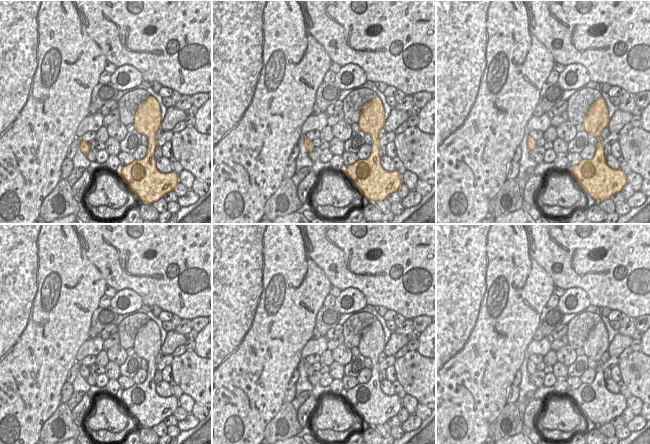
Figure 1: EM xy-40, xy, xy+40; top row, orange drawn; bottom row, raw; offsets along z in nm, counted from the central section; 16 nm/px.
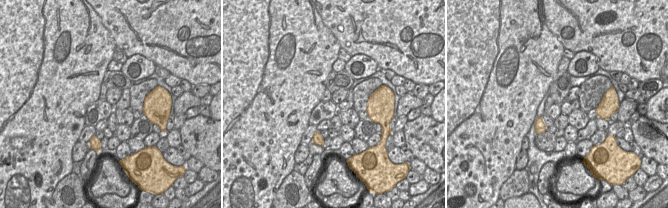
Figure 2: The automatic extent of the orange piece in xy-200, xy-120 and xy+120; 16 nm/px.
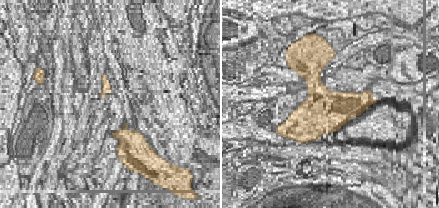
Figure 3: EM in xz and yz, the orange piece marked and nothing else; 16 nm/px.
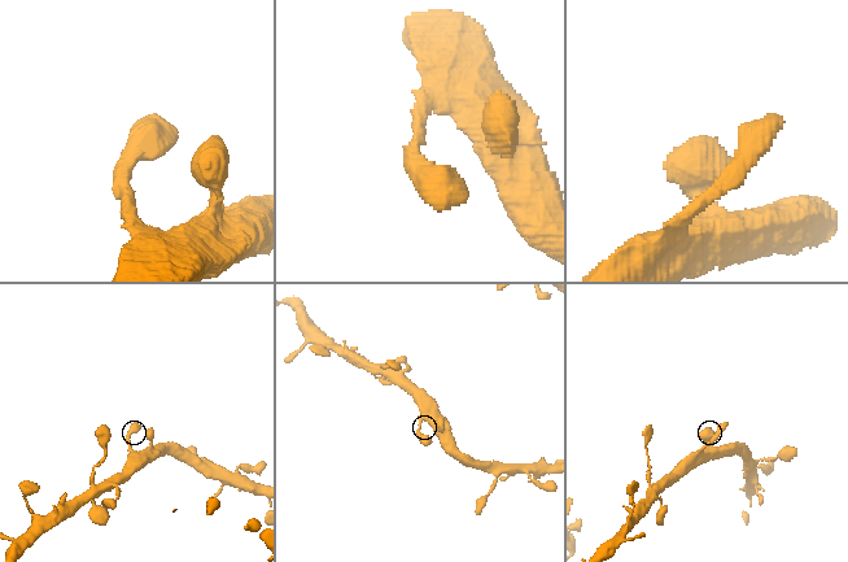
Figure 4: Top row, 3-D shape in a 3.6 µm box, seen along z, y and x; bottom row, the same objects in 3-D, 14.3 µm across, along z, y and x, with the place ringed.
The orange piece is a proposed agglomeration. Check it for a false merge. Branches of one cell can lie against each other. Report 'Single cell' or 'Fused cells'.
Single cell

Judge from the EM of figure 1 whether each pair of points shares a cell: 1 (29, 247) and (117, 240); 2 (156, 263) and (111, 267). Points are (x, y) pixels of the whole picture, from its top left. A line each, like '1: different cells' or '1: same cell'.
1: different cells
2: same cell

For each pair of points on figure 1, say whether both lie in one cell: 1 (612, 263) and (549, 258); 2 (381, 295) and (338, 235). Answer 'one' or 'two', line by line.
1: one
2: one

